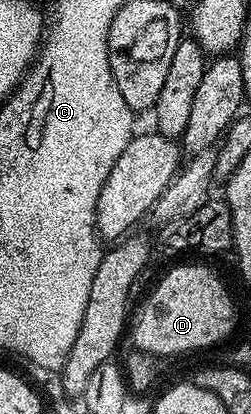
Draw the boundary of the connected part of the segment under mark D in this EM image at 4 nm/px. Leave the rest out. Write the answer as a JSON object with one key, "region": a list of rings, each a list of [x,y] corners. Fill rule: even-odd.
{"region":[[[187,263],[184,267],[175,267],[171,272],[168,273],[167,276],[164,277],[163,280],[160,281],[159,284],[156,285],[155,288],[151,291],[151,296],[148,297],[147,300],[144,301],[143,304],[139,307],[139,312],[134,312],[133,318],[129,323],[129,339],[131,335],[131,339],[136,343],[138,350],[145,355],[158,355],[160,357],[168,357],[167,355],[183,355],[186,351],[199,351],[202,347],[211,347],[214,343],[219,343],[223,338],[226,337],[227,334],[231,331],[231,326],[235,323],[235,307],[231,304],[231,295],[227,292],[227,287],[222,283],[221,280],[218,279],[217,276],[214,275],[213,272],[210,271],[207,267],[198,267],[195,263]]]}

